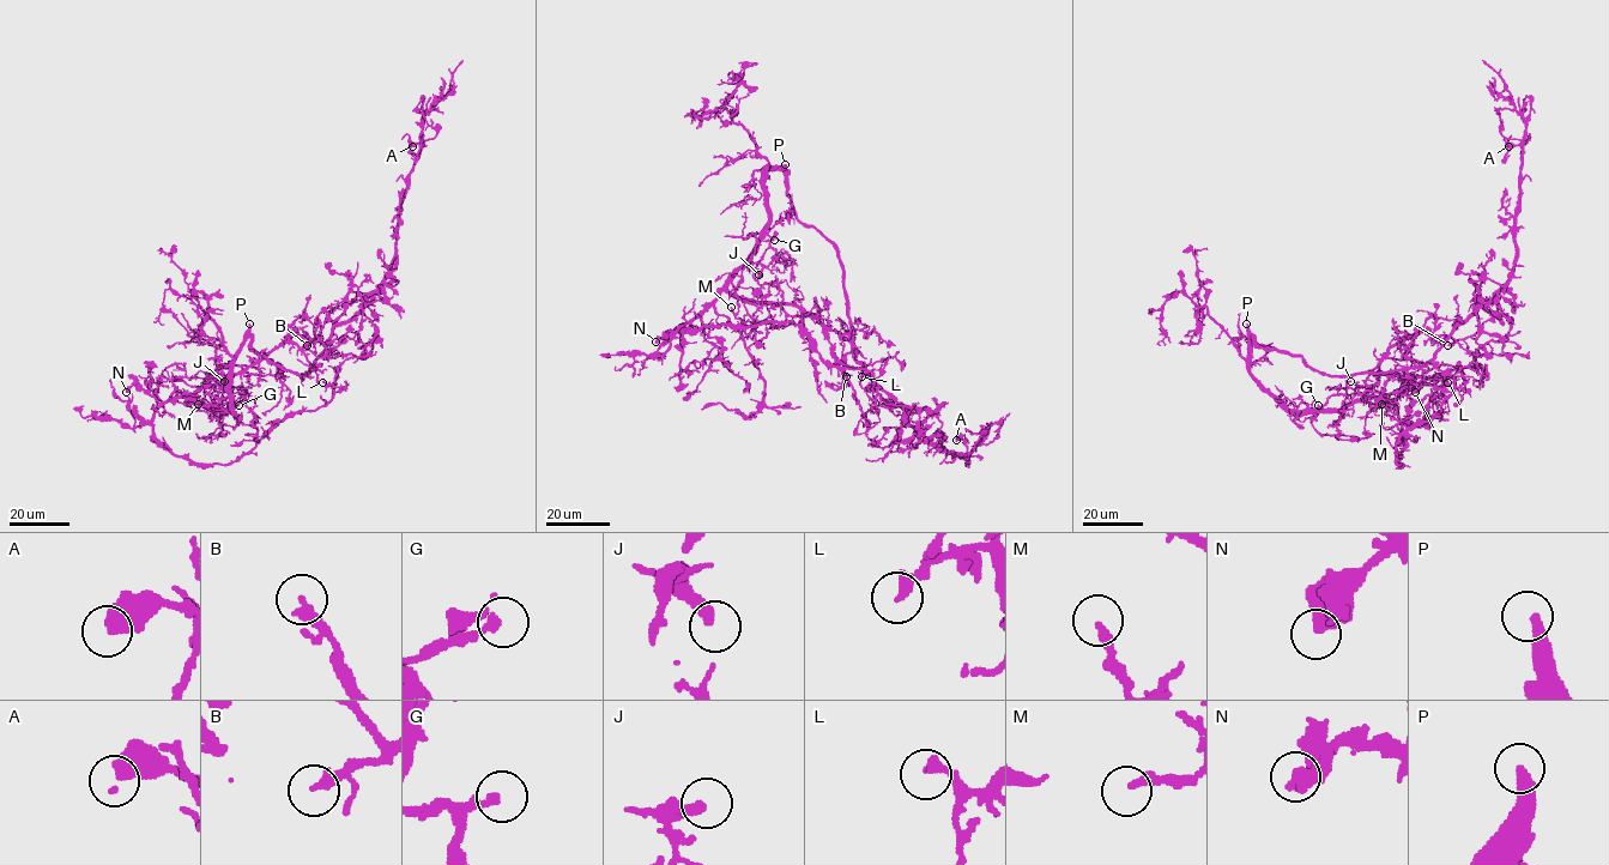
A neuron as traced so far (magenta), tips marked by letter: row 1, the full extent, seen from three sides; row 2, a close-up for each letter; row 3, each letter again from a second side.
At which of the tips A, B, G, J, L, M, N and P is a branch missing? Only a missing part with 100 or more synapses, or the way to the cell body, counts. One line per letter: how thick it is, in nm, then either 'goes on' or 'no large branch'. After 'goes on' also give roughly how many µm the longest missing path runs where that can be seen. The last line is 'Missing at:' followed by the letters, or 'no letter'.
A: 550 nm | no large branch
B: 320 nm | no large branch
G: 260 nm | no large branch
J: 320 nm | no large branch
L: 280 nm | no large branch
M: 240 nm | no large branch
N: 480 nm | no large branch
P: 380 nm | goes on | 100 µm
Missing at: P

